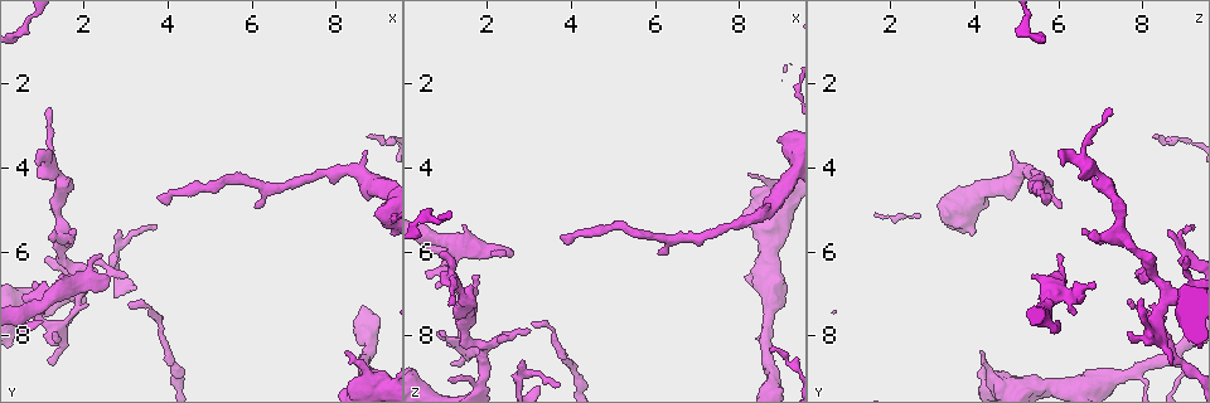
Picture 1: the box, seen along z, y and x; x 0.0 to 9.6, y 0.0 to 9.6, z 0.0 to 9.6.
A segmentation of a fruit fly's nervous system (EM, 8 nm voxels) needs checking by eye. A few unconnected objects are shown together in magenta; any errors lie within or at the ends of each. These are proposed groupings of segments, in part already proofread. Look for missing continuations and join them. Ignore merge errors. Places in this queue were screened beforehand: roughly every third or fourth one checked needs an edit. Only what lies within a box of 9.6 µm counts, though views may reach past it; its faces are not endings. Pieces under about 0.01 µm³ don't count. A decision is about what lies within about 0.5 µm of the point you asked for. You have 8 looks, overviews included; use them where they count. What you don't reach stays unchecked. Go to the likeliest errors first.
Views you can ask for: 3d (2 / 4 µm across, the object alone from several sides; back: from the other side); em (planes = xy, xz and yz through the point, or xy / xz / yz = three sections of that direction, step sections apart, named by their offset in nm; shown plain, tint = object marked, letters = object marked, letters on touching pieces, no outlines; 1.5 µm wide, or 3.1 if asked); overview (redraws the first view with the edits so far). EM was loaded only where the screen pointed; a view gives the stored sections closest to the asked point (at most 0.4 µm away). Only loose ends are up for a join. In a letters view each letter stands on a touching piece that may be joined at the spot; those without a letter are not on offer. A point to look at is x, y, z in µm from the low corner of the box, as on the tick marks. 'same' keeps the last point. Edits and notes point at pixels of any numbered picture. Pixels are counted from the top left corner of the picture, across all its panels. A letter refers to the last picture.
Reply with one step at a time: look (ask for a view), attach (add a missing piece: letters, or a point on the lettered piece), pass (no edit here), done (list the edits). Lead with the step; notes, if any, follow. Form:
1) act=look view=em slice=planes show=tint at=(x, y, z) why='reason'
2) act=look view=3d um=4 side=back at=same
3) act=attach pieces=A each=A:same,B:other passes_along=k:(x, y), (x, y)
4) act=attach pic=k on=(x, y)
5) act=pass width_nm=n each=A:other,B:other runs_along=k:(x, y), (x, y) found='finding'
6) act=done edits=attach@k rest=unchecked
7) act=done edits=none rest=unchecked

act=look view=em slice=xy step=4 show=tint at=(3.75, 5.35, 9.15)

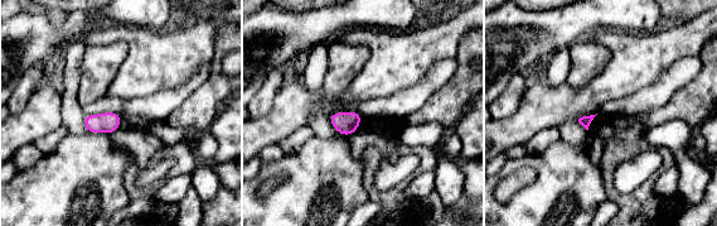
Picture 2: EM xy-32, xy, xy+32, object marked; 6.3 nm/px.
act=look view=em slice=planes show=letters at=same why='cut it another way'

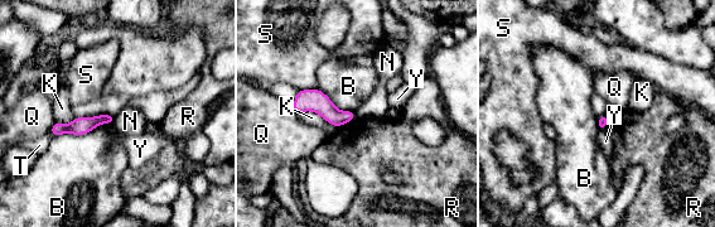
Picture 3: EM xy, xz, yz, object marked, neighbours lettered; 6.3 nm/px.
act=pass each=B:other,K:other,N:other,Q:other,R:other,S:other,T:other,Y:other runs_along=3:(295, 105), (352, 115) found='none of them fits'

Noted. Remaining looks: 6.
act=look view=3d um=4 at=(3.05, 6.60, 7.90) why='tapers out'

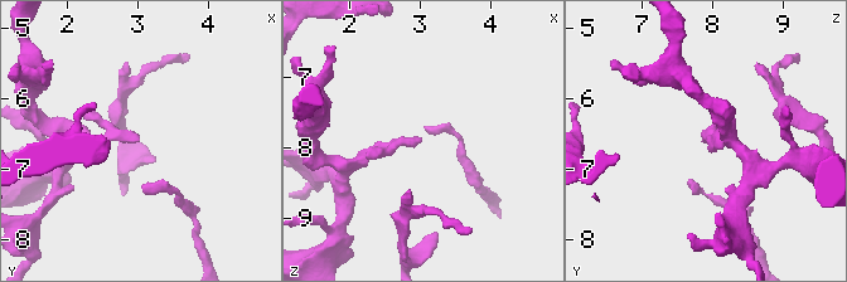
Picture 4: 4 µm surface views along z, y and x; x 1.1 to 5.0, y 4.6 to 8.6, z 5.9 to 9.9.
act=look view=em slice=xz step=4 show=letters at=(3.00, 6.60, 7.85)

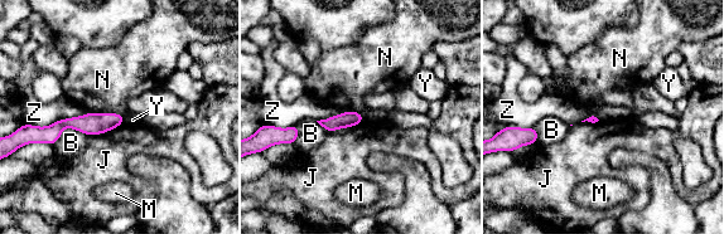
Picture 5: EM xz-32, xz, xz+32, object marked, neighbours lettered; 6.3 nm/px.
act=look view=em slice=planes show=letters at=same

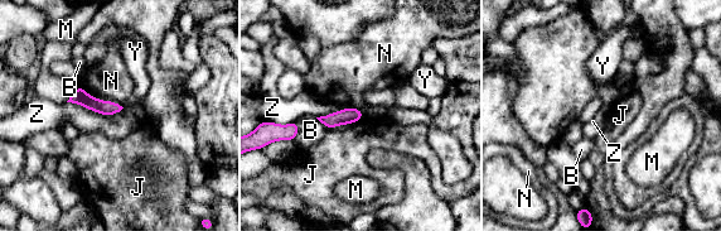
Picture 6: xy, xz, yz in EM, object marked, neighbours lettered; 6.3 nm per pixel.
act=pass each=B:other,J:other,M:other,N:other,Y:other,Z:other runs_along=6:(73, 99), (116, 109) found='no lettered piece goes on from it'

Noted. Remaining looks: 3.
act=look view=3d um=2 at=(6.10, 4.95, 6.10) why='branch stops here'

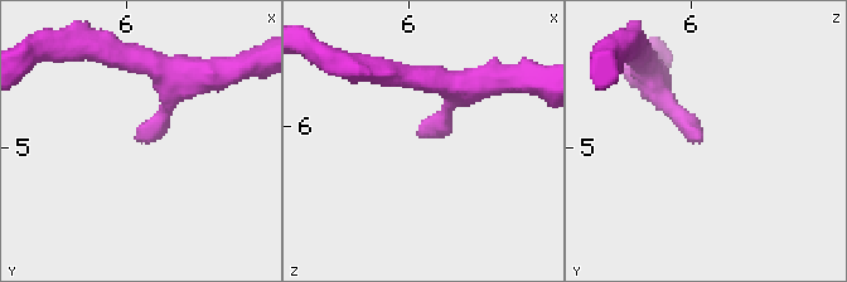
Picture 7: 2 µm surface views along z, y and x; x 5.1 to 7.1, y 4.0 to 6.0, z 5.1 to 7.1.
act=look view=em slice=xz step=8 show=tint at=(6.12, 4.96, 6.06) why='shape alone is not enough'

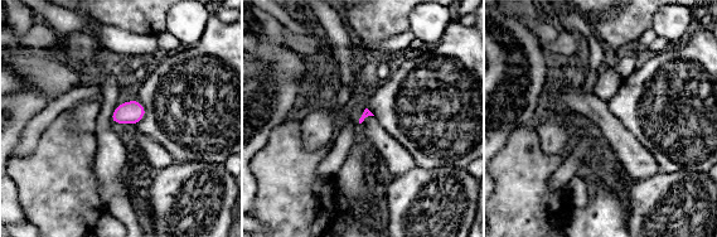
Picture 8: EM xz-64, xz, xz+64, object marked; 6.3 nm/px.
act=look view=em slice=planes show=letters at=same

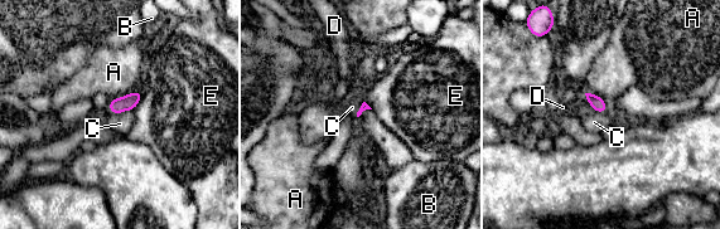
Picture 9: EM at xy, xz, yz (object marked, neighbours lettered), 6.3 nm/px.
act=pass each=A:other,B:other,C:other,D:other,E:other found='no lettered piece goes on from it'

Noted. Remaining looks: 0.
act=done edits=none rest=unchecked

